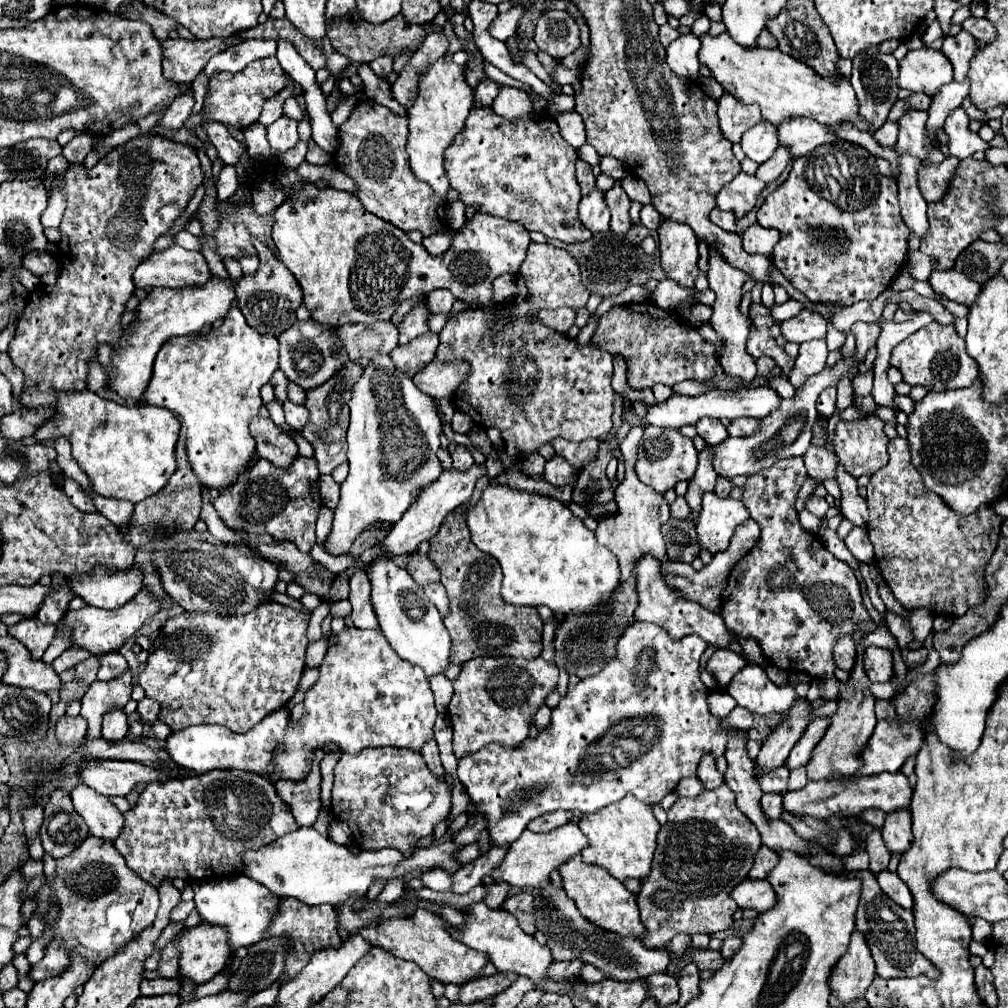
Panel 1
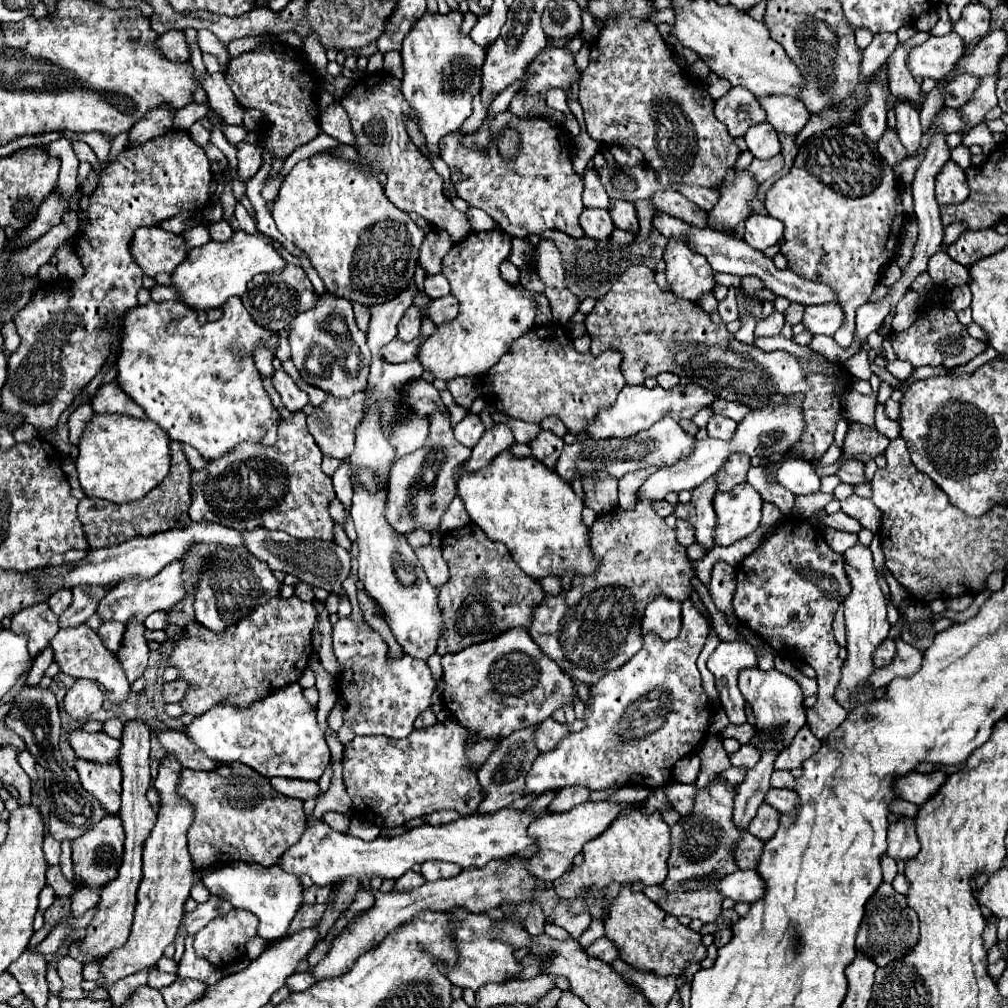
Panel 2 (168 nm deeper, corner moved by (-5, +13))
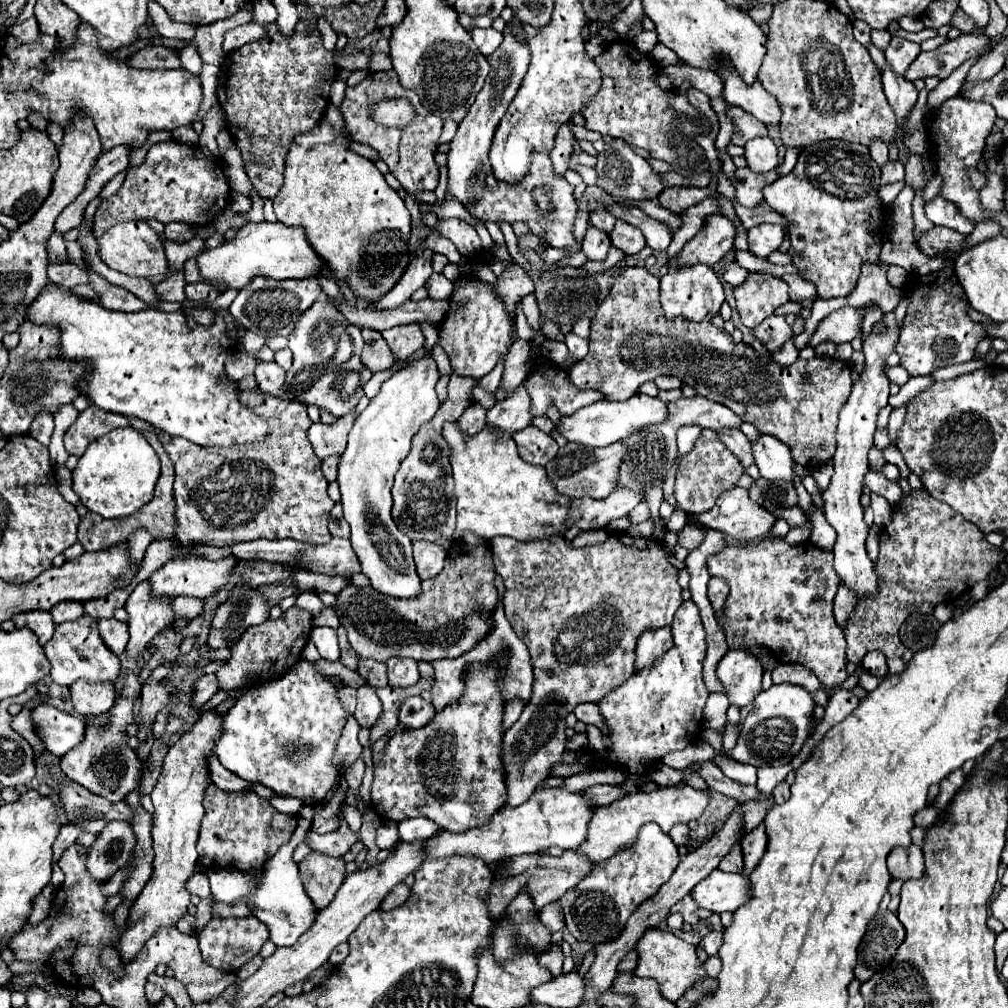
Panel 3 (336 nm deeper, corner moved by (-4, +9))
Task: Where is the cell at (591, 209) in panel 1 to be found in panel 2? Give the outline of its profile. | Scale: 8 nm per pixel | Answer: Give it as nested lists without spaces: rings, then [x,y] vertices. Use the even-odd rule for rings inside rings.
[[[585,209],[581,213],[581,217],[579,217],[579,225],[581,225],[583,233],[589,239],[595,239],[595,241],[609,239],[611,231],[615,229],[613,223],[611,223],[609,211],[591,211],[591,209]]]

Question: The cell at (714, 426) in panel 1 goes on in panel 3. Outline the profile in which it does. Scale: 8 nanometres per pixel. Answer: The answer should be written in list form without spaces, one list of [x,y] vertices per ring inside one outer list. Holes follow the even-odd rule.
[[[722,429],[722,431],[718,431],[718,439],[740,459],[744,469],[754,463],[752,445],[746,439],[746,435],[742,435],[740,429]]]

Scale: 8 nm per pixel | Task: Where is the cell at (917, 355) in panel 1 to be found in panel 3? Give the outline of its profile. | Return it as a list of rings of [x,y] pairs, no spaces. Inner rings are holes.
[[[952,267],[940,269],[915,279],[918,284],[908,293],[912,303],[902,323],[902,333],[896,343],[900,365],[910,375],[928,375],[938,367],[966,363],[974,357],[978,343],[986,337],[984,329],[968,317],[968,299]]]

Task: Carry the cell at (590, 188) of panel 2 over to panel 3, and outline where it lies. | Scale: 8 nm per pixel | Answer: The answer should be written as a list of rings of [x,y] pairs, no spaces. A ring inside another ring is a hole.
[[[606,207],[602,211],[594,211],[594,215],[590,215],[590,223],[606,233],[610,233],[614,229],[616,219],[610,215],[610,211],[606,211]]]

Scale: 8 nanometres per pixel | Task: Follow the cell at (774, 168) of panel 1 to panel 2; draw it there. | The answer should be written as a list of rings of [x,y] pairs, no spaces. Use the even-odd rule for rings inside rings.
[[[775,155],[775,159],[769,159],[769,161],[753,159],[751,165],[747,167],[747,171],[755,177],[755,183],[761,185],[767,179],[771,179],[775,173],[779,173],[781,167],[783,167],[783,155]]]

